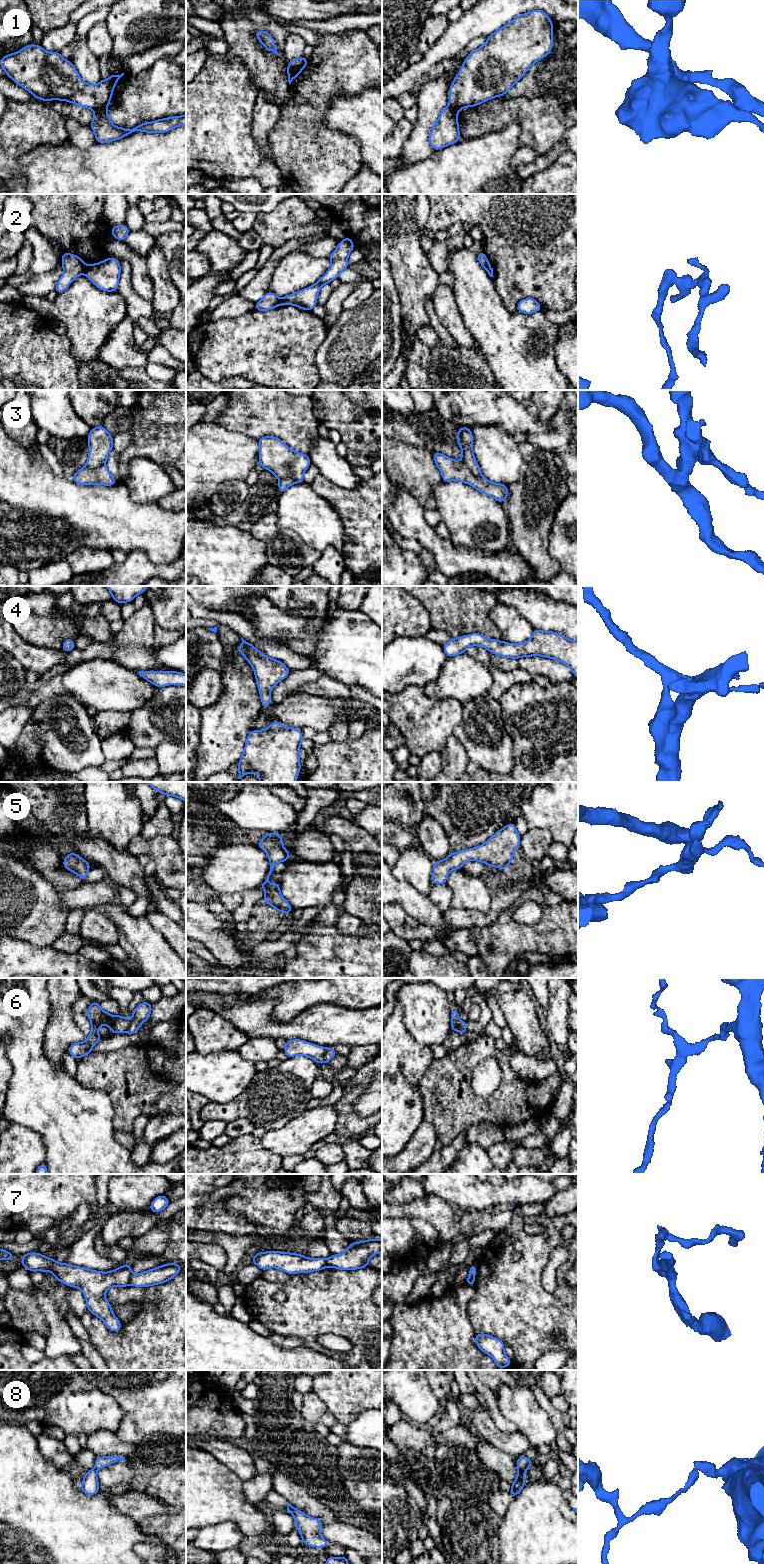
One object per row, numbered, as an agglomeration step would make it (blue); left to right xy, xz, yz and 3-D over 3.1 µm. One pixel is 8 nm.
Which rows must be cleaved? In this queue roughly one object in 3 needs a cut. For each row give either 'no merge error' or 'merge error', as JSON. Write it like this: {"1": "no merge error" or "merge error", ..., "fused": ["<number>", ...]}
{"1": "merge error", "2": "merge error", "3": "merge error", "4": "no merge error", "5": "no merge error", "6": "merge error", "7": "merge error", "8": "merge error", "fused": ["1", "2", "3", "6", "7", "8"]}

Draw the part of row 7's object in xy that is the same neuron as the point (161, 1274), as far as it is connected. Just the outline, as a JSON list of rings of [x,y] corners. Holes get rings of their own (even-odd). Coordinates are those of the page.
[[[167,1263],[145,1272],[132,1275],[130,1285],[135,1287],[149,1287],[165,1283],[173,1279],[181,1270],[180,1264]]]

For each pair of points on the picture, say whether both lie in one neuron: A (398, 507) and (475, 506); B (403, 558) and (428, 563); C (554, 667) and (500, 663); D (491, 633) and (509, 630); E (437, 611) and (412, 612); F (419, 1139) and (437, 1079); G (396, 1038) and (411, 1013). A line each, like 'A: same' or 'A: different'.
A: different
B: different
C: same
D: different
E: different
F: different
G: different

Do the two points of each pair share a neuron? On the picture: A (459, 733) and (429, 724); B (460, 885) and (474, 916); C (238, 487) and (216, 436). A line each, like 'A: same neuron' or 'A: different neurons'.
A: different neurons
B: different neurons
C: different neurons

